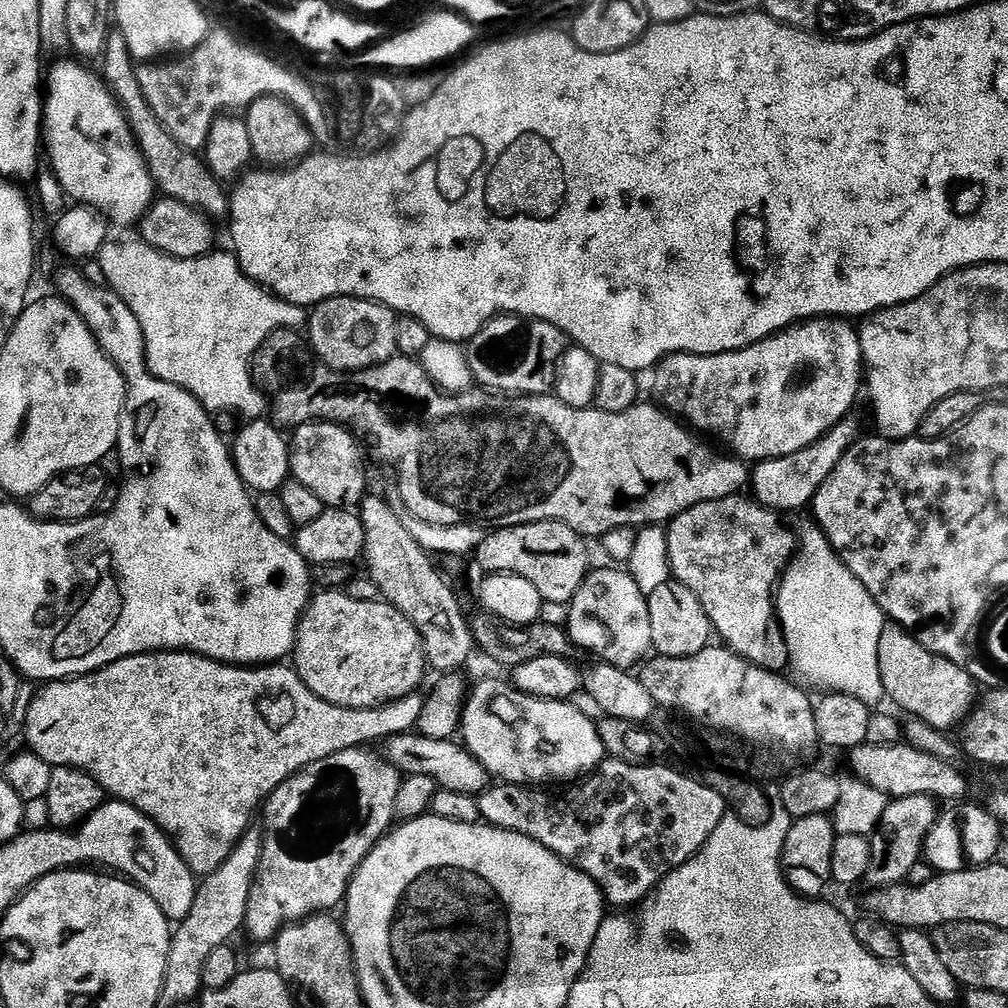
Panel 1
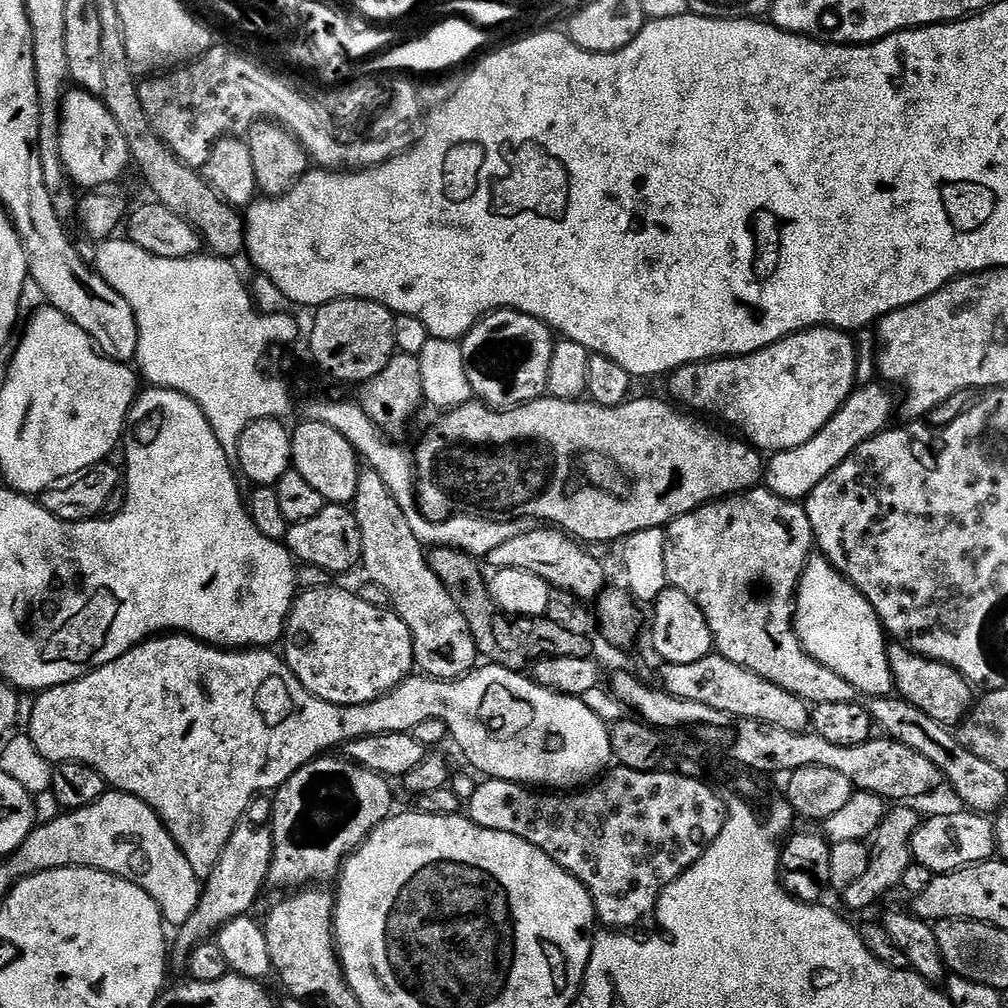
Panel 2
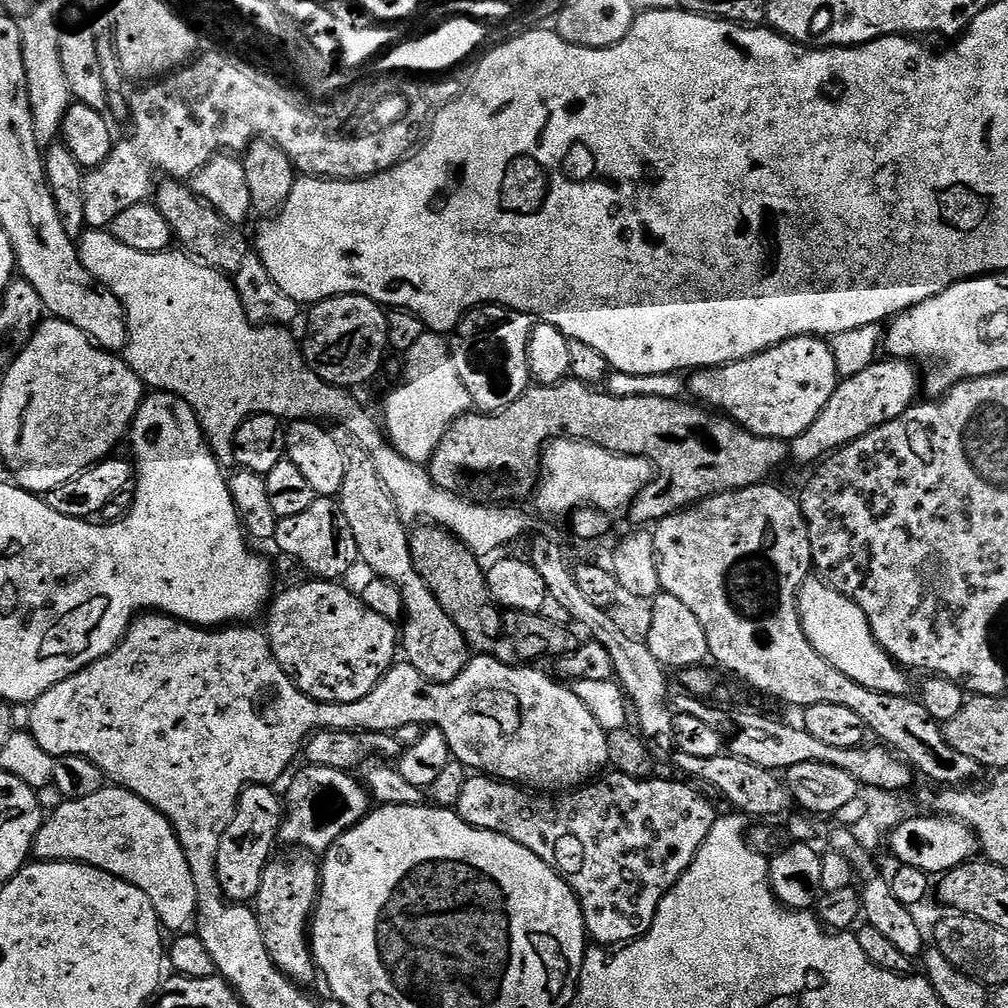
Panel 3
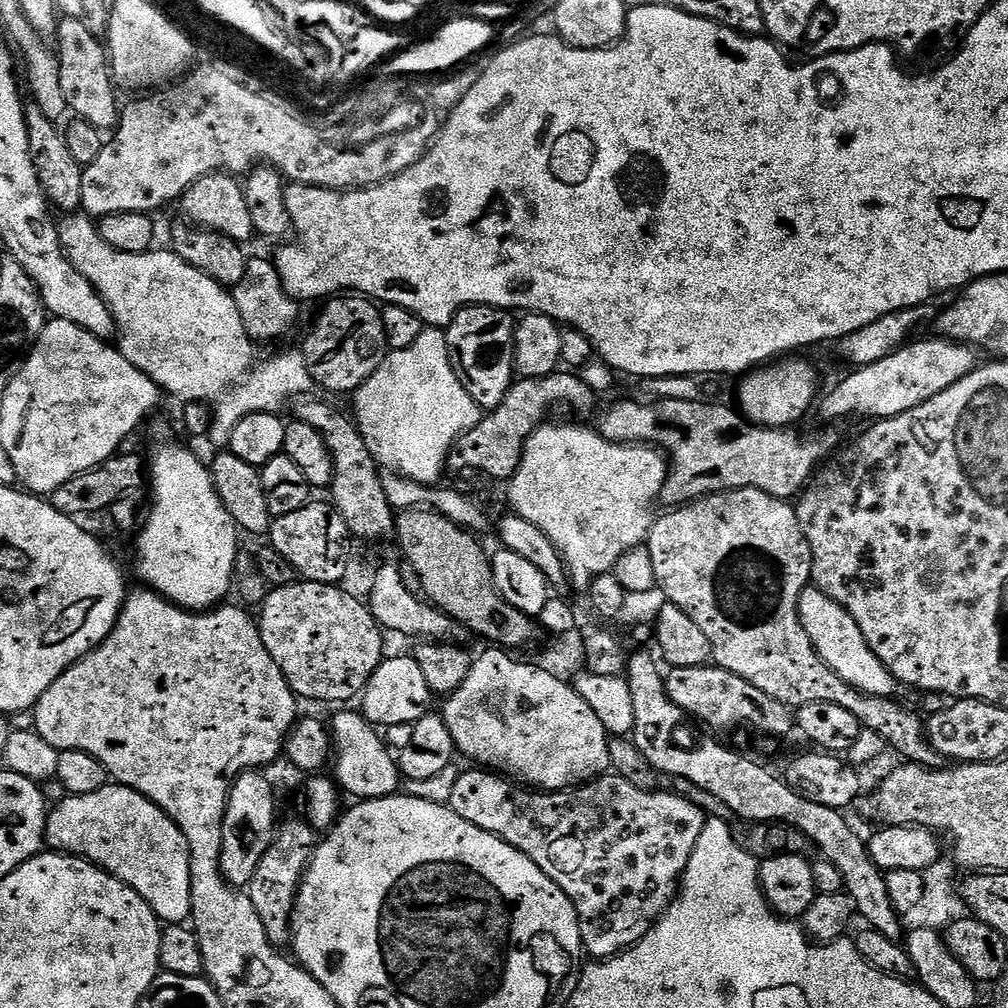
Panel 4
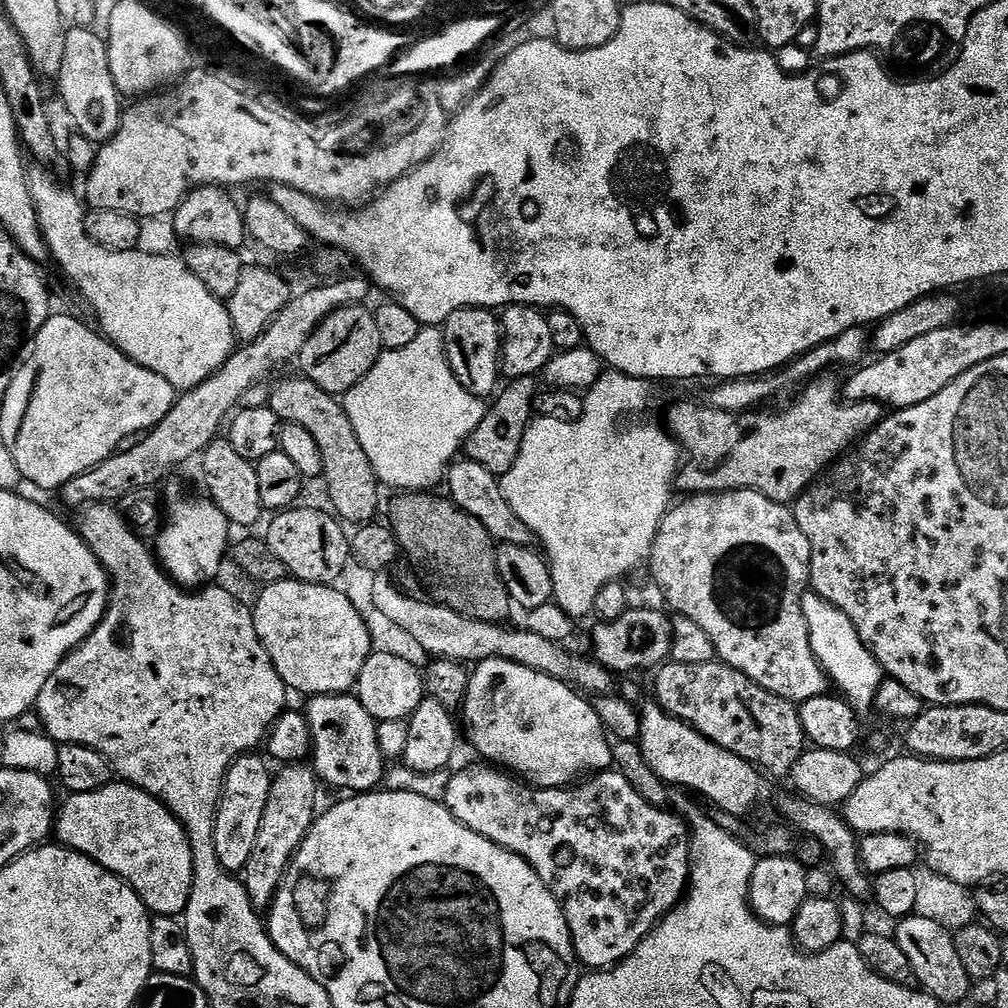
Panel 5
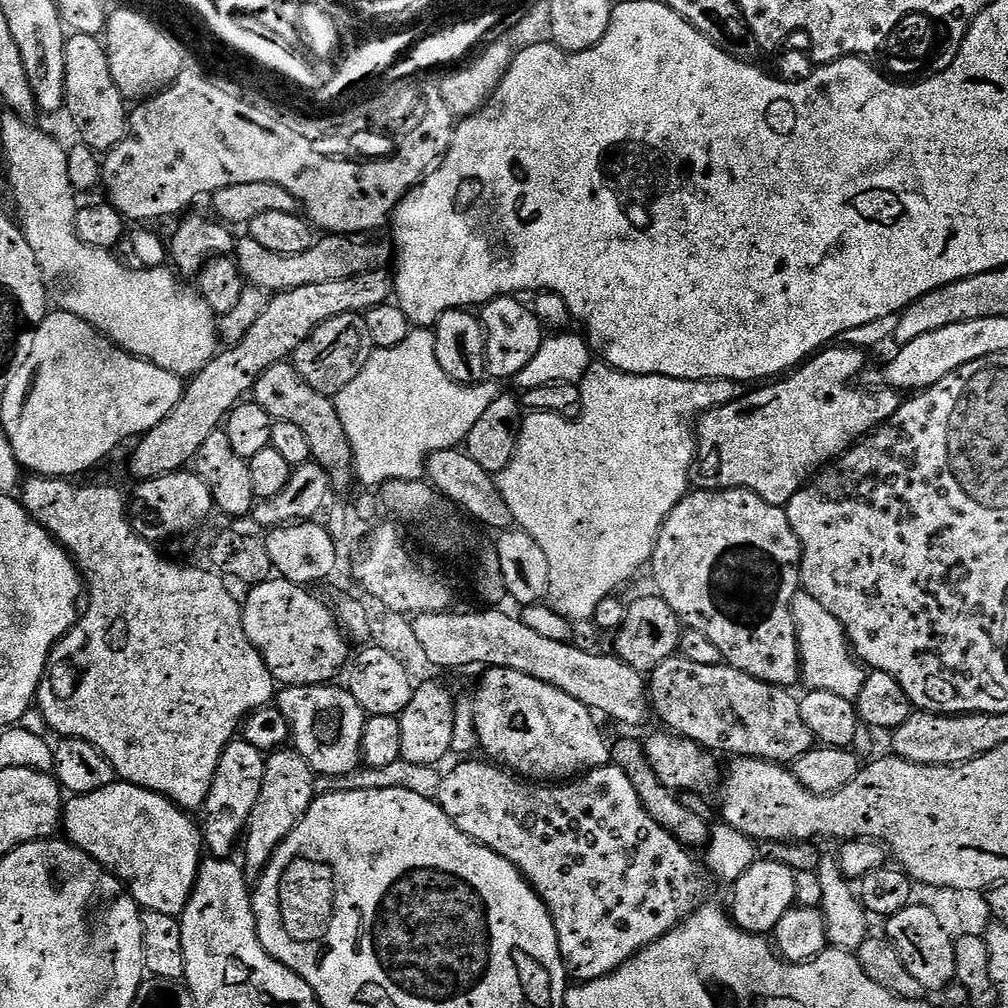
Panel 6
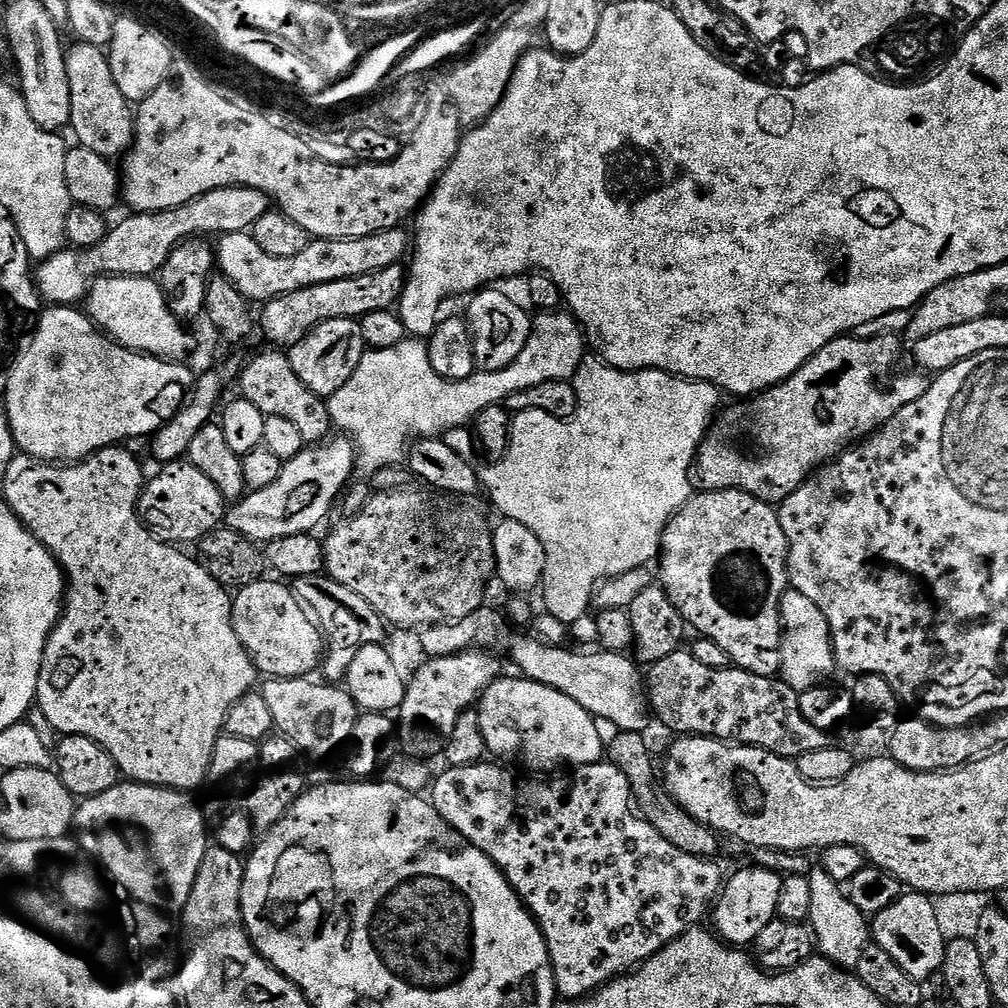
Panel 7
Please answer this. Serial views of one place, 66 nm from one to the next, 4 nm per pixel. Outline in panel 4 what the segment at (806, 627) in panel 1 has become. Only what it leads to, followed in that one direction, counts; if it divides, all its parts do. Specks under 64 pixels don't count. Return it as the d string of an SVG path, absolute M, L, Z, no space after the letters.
M827 598L821 599L820 612L807 621L806 627L818 655L848 684L853 684L868 696L892 696L898 681L881 662L864 637L865 629L856 623L852 613Z

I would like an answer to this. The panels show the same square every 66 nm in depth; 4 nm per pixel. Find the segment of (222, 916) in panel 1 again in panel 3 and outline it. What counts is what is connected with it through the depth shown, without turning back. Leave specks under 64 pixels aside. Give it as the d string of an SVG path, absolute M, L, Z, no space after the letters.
M252 784L243 788L240 797L236 799L236 813L226 834L222 834L216 859L216 877L225 901L255 901L262 886L262 874L273 859L272 851L275 850L276 844L278 845L280 822L286 811L281 797L280 800L276 797L276 790L266 784Z

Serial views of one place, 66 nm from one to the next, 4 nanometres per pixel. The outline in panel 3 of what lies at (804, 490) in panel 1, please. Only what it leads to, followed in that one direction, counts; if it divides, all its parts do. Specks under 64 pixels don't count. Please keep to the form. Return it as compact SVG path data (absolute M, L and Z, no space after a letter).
M881 359L857 376L841 379L837 383L836 393L815 422L801 436L791 440L790 456L793 461L796 459L800 464L815 465L848 444L853 444L858 438L870 434L878 426L907 414L909 408L917 403L916 391L922 388L922 380L920 384L919 374L911 368L913 365L907 359L887 359Z

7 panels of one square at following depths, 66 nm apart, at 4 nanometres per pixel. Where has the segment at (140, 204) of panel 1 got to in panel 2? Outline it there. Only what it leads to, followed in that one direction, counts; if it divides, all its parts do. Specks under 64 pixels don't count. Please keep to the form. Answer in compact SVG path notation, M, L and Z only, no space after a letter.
M83 90L65 91L60 106L60 163L67 179L81 184L84 190L115 185L112 183L130 168L126 138L99 95Z

